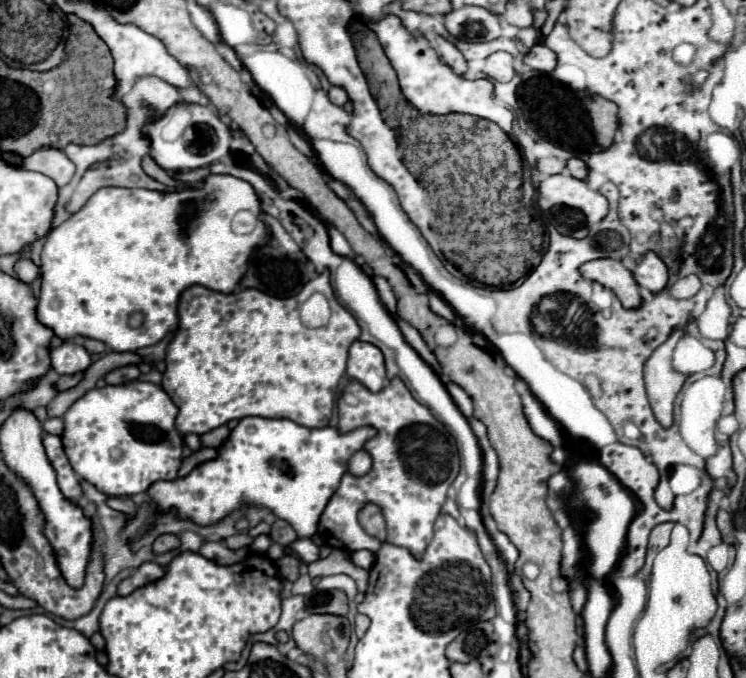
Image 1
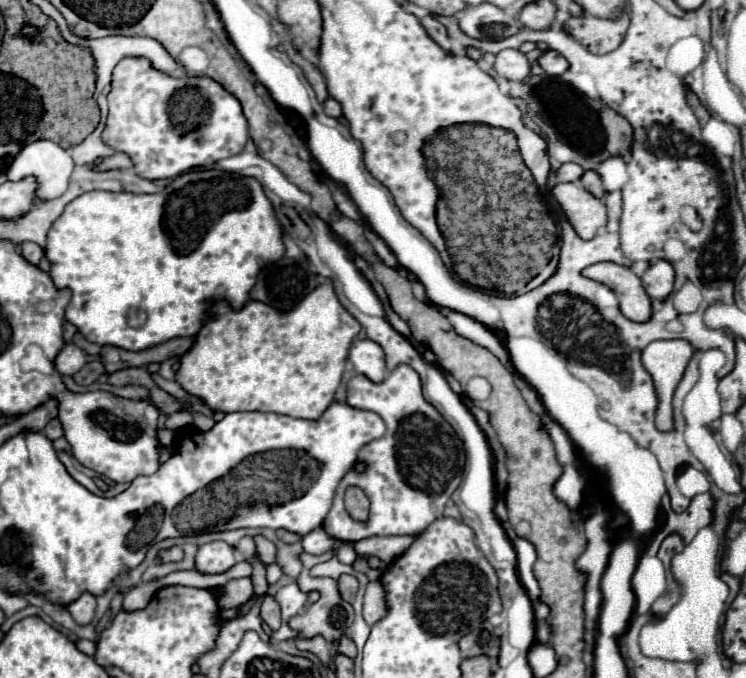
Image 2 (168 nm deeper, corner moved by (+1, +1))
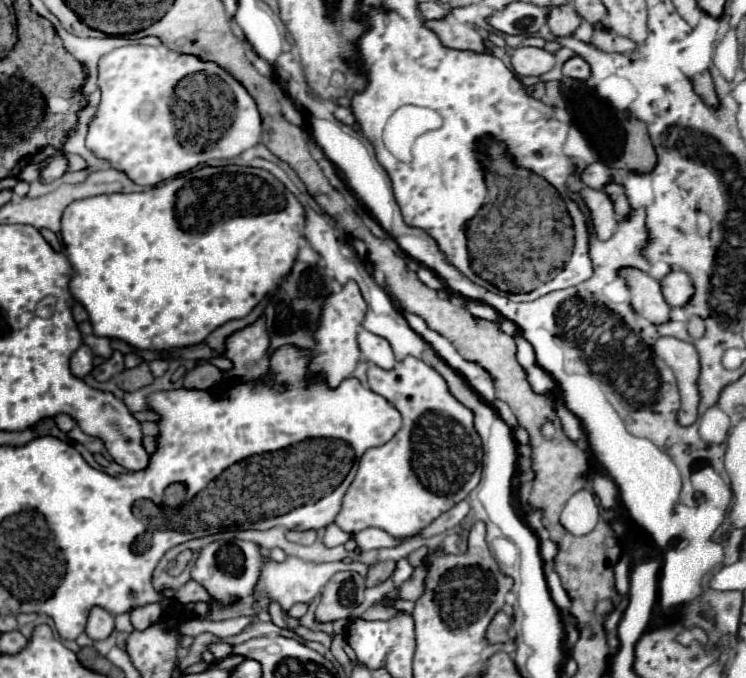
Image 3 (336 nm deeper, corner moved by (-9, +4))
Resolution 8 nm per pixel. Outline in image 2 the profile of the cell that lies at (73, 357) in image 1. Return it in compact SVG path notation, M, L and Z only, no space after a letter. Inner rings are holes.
M66 343L62 347L62 351L58 353L58 357L54 359L54 367L62 375L78 373L84 367L84 363L86 363L86 353L80 347L76 347L74 343Z

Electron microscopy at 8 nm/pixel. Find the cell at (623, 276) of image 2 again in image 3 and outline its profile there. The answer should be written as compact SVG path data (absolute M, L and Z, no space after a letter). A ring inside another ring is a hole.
M624 268L620 274L628 280L632 294L632 308L652 324L664 324L670 320L670 306L666 304L660 282L642 270Z

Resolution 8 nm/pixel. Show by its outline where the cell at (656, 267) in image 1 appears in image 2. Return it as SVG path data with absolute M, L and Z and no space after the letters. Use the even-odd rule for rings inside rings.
M656 261L644 271L640 279L646 293L652 299L664 301L672 293L672 287L674 287L674 269L668 261Z

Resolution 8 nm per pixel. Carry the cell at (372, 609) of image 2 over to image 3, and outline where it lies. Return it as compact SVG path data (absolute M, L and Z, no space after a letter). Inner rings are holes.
M422 564L414 570L412 578L406 580L400 588L400 598L404 600L418 600L422 594L424 594L424 580L426 580L426 574L428 574L428 566Z

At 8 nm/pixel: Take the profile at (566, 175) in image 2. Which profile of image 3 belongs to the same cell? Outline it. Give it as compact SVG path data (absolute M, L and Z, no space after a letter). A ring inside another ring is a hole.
M594 162L594 164L590 164L590 166L582 172L582 182L584 182L588 188L604 190L604 186L612 182L610 168L608 168L606 164L602 164L602 162Z

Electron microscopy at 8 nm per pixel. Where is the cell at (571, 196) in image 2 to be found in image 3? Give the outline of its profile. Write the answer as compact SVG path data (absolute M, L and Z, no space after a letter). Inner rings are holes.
M584 188L580 194L582 194L586 206L590 208L596 236L602 240L610 238L616 230L618 218L614 214L614 206L612 206L608 194L604 190L592 190L592 188Z

